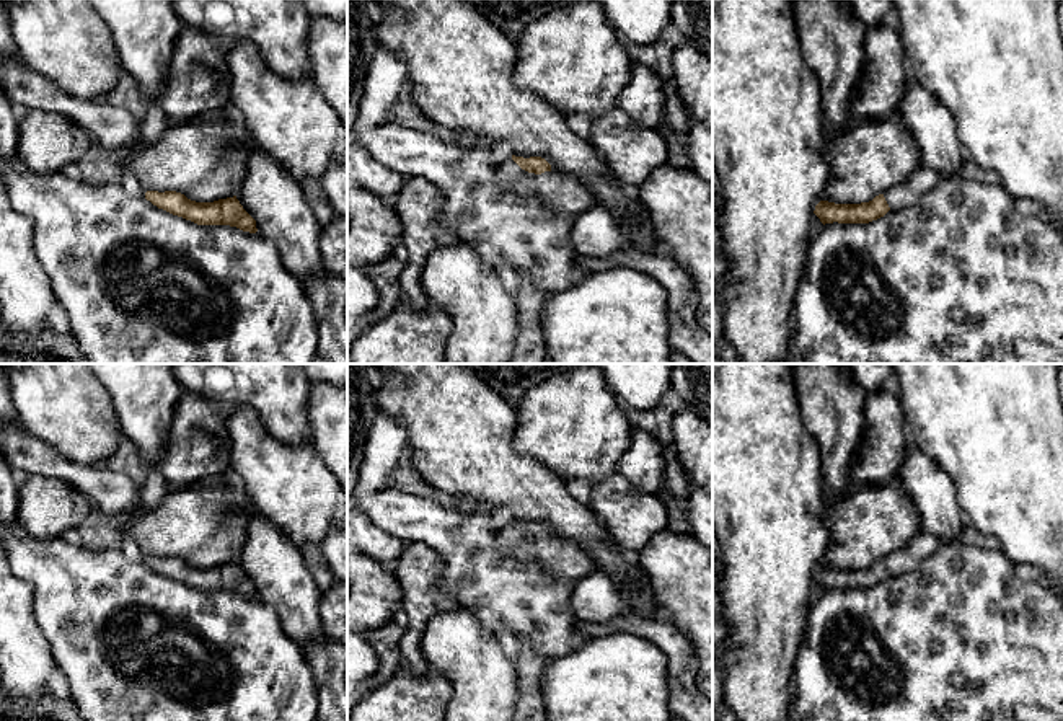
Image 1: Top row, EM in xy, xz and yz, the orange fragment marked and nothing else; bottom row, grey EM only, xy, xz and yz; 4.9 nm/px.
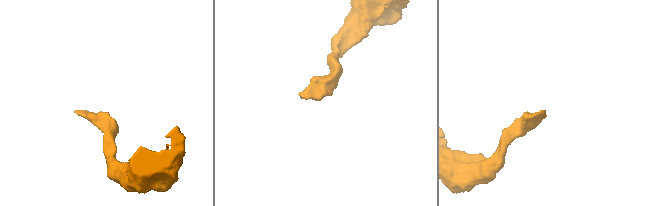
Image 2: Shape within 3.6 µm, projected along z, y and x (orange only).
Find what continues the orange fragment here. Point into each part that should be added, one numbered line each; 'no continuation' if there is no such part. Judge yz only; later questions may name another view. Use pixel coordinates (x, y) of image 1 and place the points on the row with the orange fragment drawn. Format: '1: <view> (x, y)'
1: yz (923, 178)

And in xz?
1: xz (563, 194)

